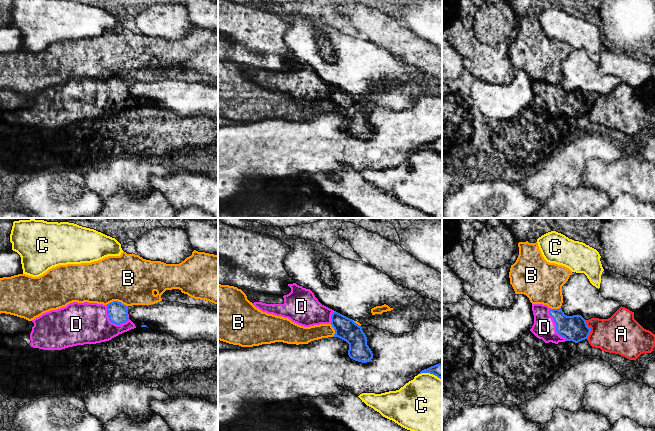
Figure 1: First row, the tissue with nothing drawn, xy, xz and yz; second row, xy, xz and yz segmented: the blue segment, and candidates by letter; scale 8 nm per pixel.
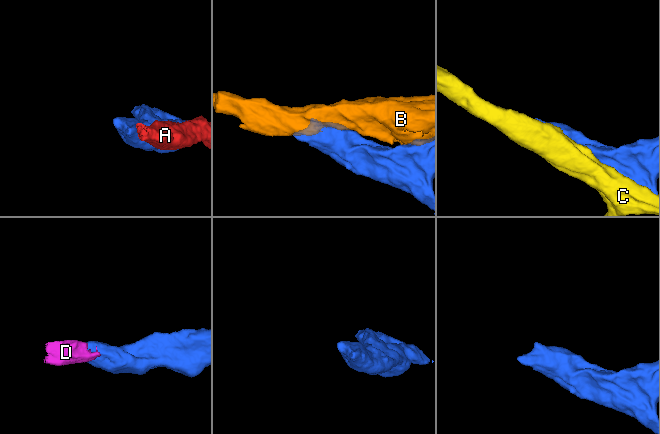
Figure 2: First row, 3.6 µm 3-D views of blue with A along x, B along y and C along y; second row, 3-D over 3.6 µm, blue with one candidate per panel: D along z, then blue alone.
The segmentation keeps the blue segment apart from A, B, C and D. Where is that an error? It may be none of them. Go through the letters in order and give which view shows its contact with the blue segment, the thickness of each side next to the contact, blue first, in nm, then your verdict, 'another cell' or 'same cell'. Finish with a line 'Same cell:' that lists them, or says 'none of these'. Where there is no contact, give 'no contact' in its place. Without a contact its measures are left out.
A: contact in yz; calibres 220 and 320 nm; another cell
B: contact in xy; calibres 160 and 400 nm; another cell
C: contact in xz; calibres 110 and 460 nm; another cell
D: contact in xy; calibres 160 and 340 nm; same cell
Same cell: D

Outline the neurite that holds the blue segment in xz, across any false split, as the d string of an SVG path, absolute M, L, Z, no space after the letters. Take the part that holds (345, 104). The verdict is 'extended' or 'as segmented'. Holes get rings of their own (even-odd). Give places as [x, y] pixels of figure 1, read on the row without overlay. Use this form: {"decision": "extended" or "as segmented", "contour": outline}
{"decision": "extended", "contour": "M296 59L288 62L291 68L284 72L241 66L262 88L288 94L304 103L331 100L335 106L333 113L338 113L349 120L348 131L351 135L362 139L371 137L373 129L367 121L367 113L361 102L352 95L322 81L310 65Z"}

